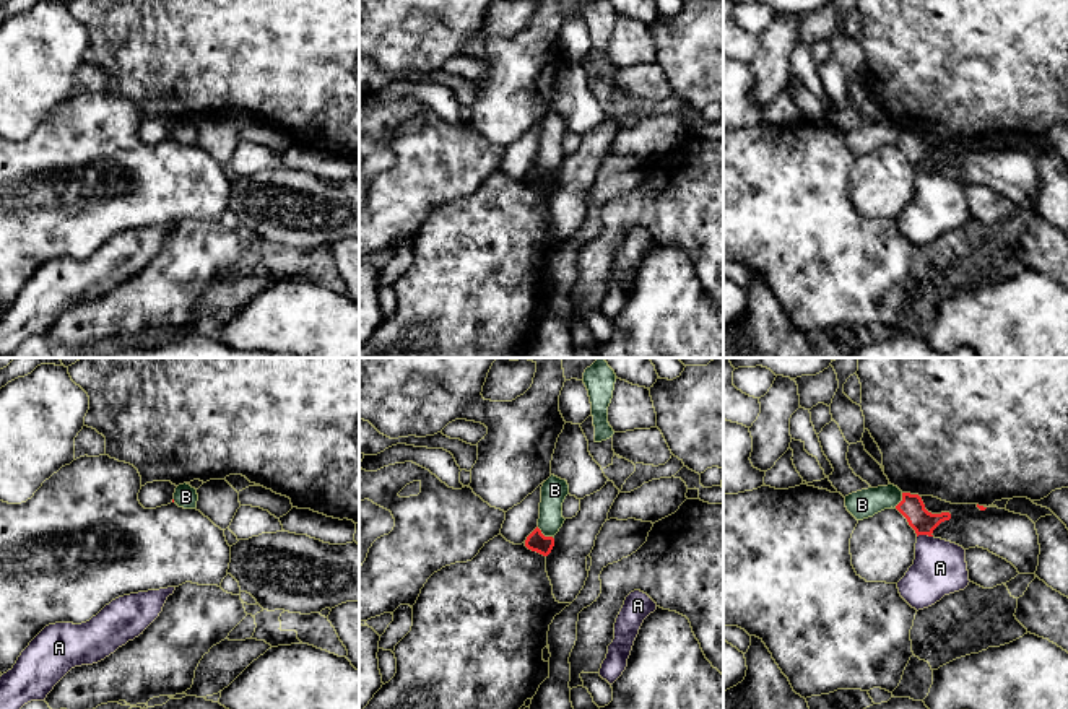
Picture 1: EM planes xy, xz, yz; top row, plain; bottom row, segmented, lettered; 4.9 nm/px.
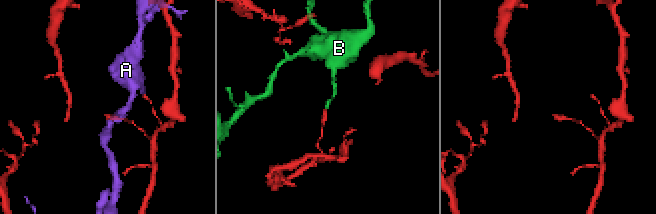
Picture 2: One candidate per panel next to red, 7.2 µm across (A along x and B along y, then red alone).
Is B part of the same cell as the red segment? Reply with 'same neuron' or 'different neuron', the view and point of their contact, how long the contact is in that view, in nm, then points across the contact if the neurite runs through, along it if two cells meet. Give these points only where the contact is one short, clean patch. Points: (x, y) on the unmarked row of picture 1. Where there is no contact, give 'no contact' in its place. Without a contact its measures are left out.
different neuron; meets red in xz at (543, 171); contact 90 nm long; border along xz (537, 163), (551, 173)

